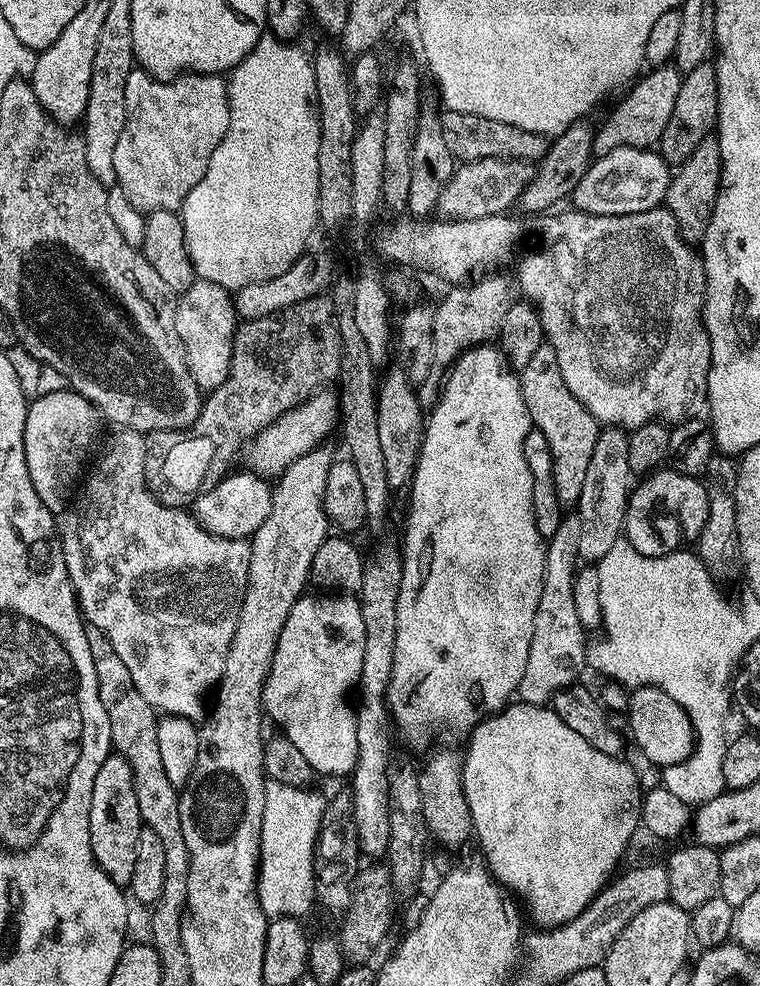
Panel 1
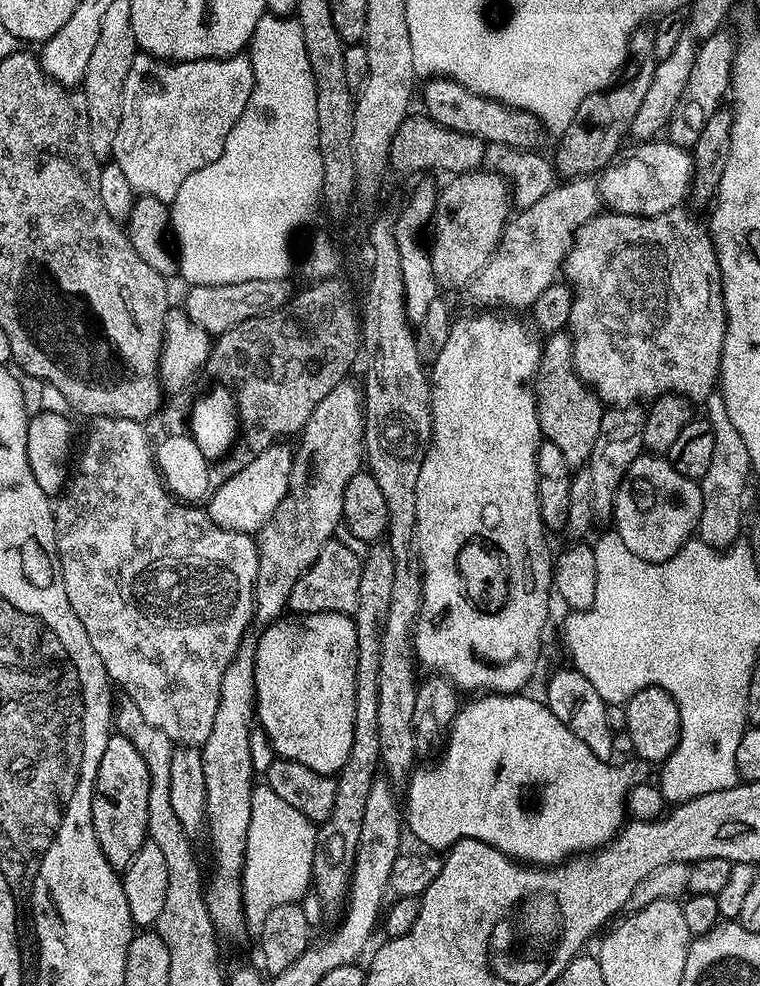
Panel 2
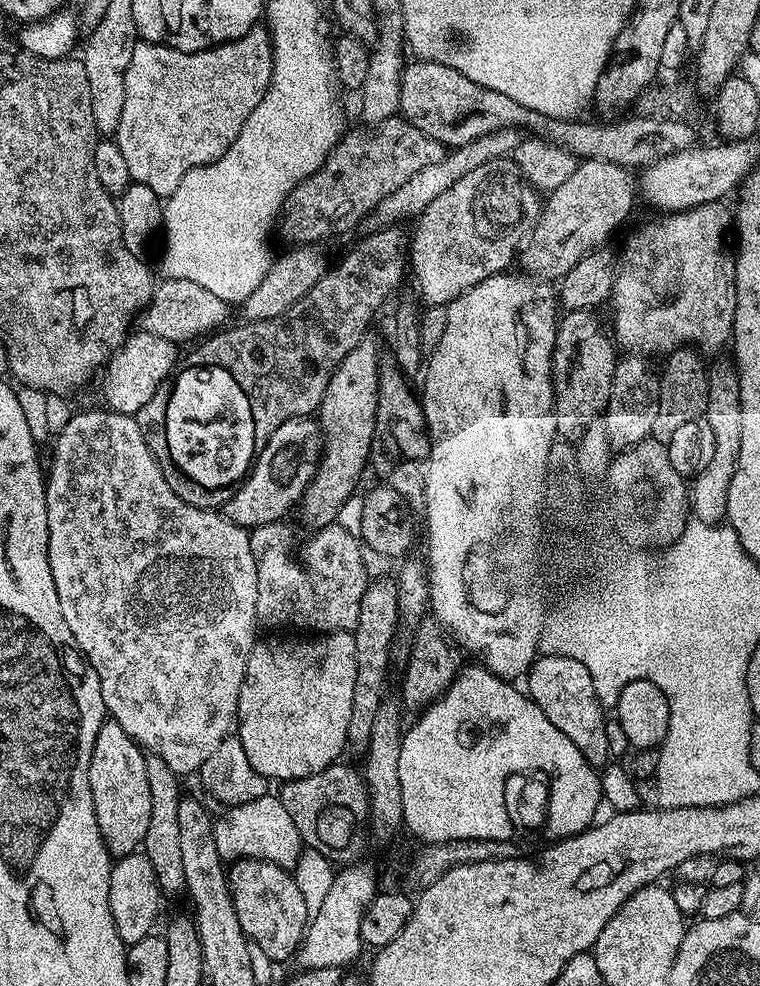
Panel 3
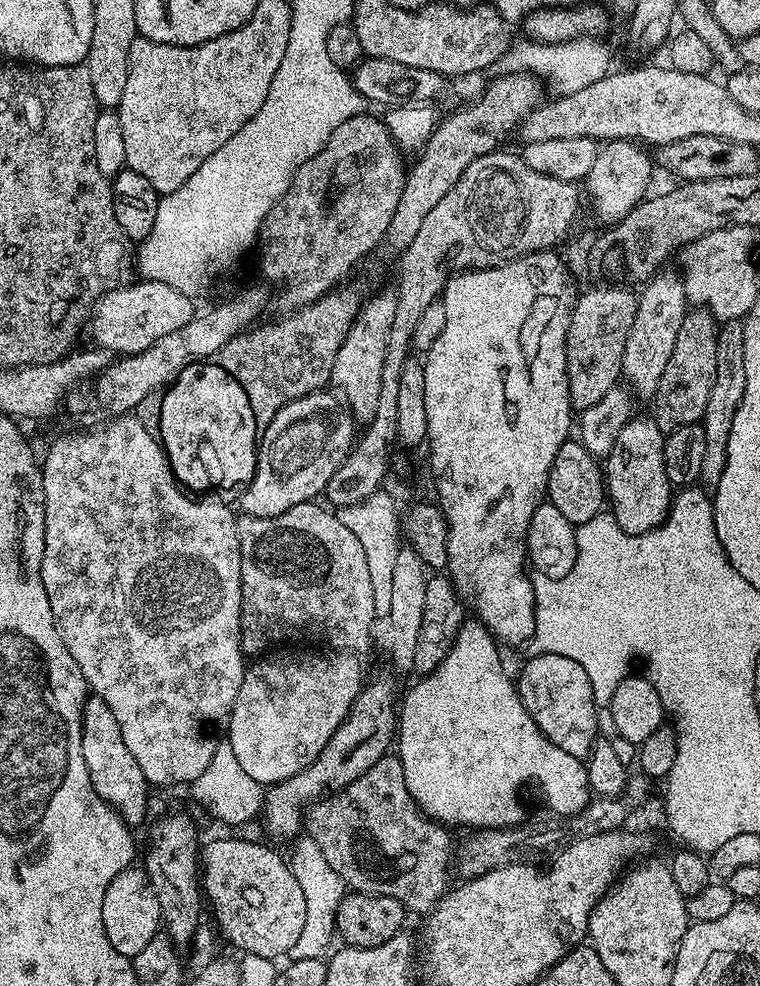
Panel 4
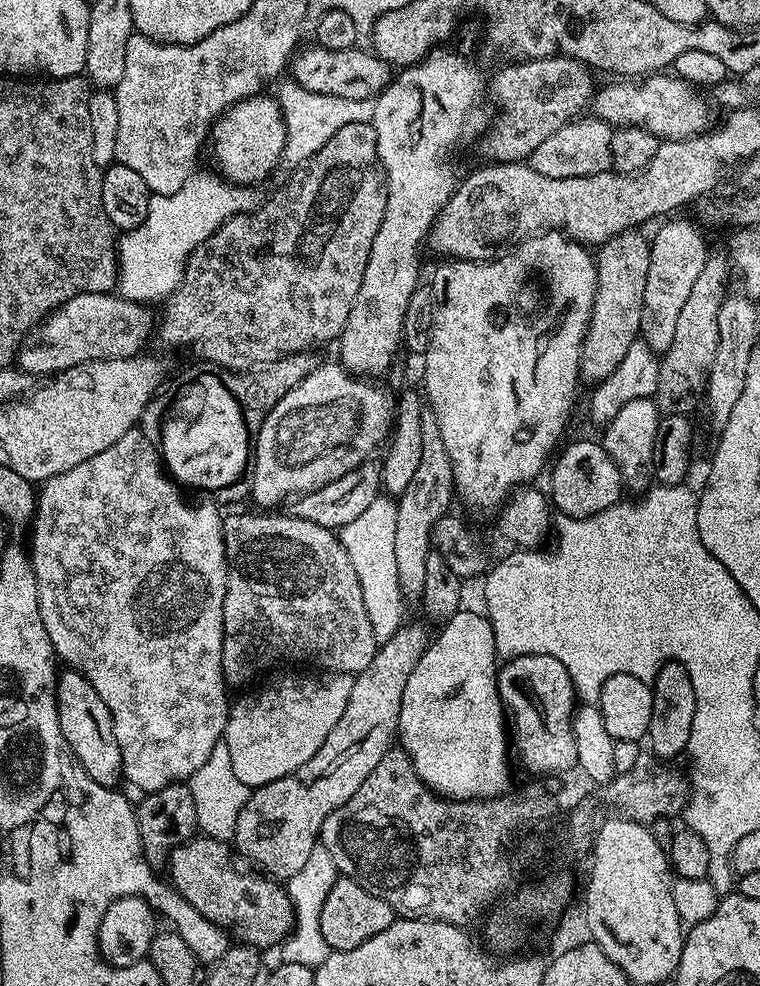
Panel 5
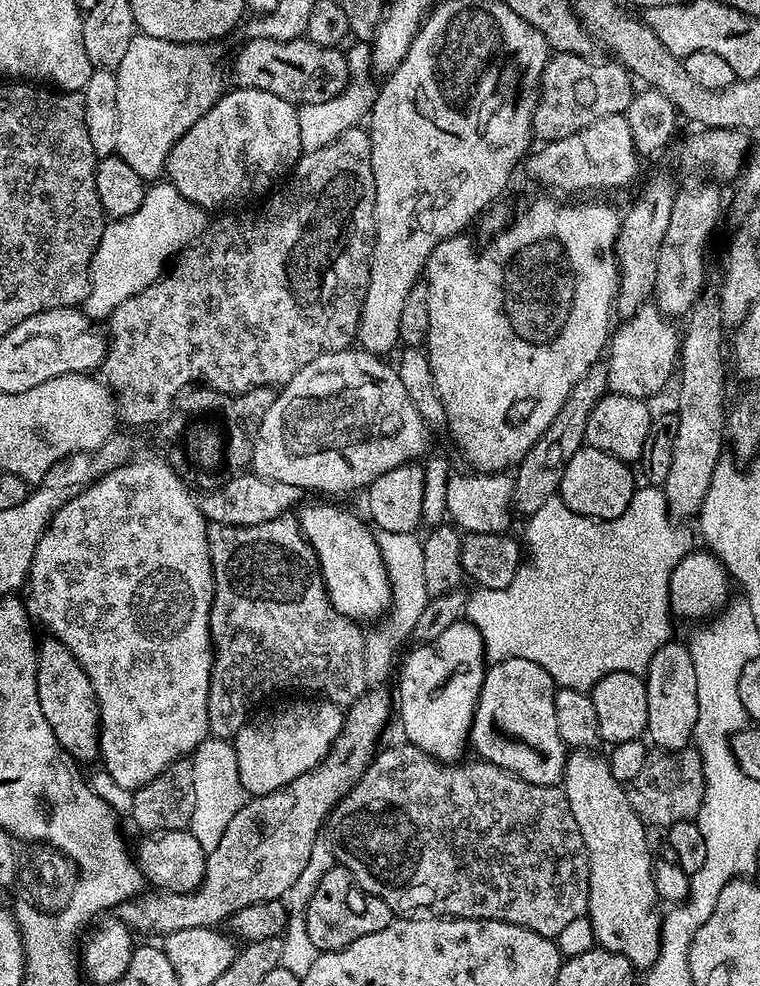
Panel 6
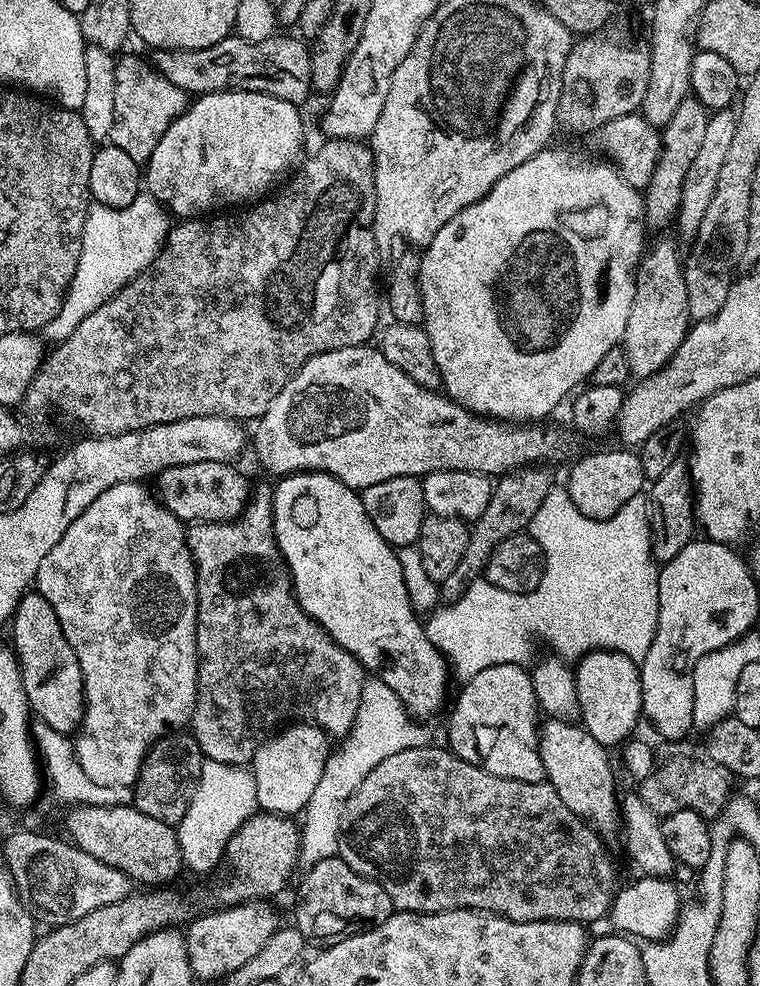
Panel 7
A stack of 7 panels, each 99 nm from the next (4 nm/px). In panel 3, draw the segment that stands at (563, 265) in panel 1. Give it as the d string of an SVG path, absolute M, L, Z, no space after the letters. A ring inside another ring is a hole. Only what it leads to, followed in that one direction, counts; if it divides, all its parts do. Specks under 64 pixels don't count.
M710 201L706 202L704 205L696 205L692 209L686 209L683 212L673 212L671 214L663 215L662 220L656 220L653 224L648 224L645 228L640 228L636 233L633 234L632 237L629 238L628 241L624 244L624 253L621 256L618 256L618 263L615 265L616 277L612 280L612 294L610 297L610 305L612 304L612 328L610 324L610 332L614 337L615 343L619 345L621 349L625 353L628 354L639 354L645 358L653 358L652 356L660 356L663 357L665 354L669 352L675 352L677 348L681 346L695 346L701 353L709 354L708 352L716 352L720 347L727 345L729 341L732 339L732 323L734 322L734 310L736 309L736 262L733 256L733 253L730 251L729 245L728 248L724 245L724 235L729 235L730 229L734 224L734 212L731 207L727 208L727 203L721 201Z

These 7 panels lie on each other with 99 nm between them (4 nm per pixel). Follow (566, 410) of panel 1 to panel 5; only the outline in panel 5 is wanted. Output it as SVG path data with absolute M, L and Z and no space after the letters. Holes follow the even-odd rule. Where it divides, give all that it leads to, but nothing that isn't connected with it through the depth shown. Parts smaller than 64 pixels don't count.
M629 230L618 234L599 245L595 253L596 293L580 355L580 380L589 380L589 385L595 386L610 378L618 368L618 362L626 358L626 350L630 350L640 336L642 294L646 294L646 274L650 270L652 249L649 237L642 233Z

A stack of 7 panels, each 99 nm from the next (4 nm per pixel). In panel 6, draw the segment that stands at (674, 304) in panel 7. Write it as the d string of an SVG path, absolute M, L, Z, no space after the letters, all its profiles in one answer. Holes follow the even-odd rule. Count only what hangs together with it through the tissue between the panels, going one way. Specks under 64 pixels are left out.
M654 302L641 304L639 310L623 323L620 329L617 327L611 333L606 349L608 390L609 393L648 400L658 395L677 371L681 333Z

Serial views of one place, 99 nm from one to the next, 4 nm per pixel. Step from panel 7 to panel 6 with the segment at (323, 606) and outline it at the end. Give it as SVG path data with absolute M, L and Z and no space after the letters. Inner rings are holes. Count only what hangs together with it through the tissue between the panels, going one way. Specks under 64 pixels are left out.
M306 504L298 512L300 529L308 545L316 551L330 602L343 616L352 620L375 621L381 614L387 613L392 588L373 531L370 532L369 525L364 525L354 513L336 504ZM462 619L454 626L449 626L438 638L425 640L415 645L416 649L404 660L400 668L400 704L398 700L398 718L404 727L403 739L418 746L428 756L441 762L456 762L470 744L472 719L476 713L476 703L482 690L486 657L482 634L467 619Z

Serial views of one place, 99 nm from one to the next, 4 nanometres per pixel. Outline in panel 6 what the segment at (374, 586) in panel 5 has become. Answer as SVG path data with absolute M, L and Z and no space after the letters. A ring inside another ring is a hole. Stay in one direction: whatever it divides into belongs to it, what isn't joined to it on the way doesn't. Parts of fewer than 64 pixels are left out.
M379 531L376 535L379 552L383 564L387 568L388 583L392 588L392 598L386 617L383 617L371 630L365 633L364 650L365 671L364 680L367 685L380 686L390 666L392 656L408 640L418 622L419 615L428 605L430 593L426 590L426 578L423 577L423 541L411 532L397 534L394 531Z

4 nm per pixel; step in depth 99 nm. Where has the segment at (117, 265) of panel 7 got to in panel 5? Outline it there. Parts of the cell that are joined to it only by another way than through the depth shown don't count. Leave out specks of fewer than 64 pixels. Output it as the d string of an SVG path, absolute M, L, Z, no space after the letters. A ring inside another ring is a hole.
M216 174L200 175L193 175L191 180L184 183L182 190L174 190L174 194L153 196L146 210L146 222L142 222L142 226L125 232L119 237L118 292L124 299L137 302L163 301L182 282L184 268L188 265L188 259L193 250L206 238L210 238L210 234L214 234L214 230L218 230L218 226L224 221L237 216L240 212L247 212L253 207L251 187L225 182Z

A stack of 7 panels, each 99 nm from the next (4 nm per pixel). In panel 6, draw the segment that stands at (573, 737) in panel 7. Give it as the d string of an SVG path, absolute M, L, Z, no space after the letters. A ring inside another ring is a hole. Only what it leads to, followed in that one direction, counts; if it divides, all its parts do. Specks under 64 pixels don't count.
M592 750L573 751L564 761L562 781L564 797L570 802L574 822L582 830L582 842L586 842L588 851L590 890L586 920L592 923L599 947L622 954L633 969L647 970L660 953L662 925L661 909L656 909L649 829L634 810L625 785L610 774L607 759L596 754Z

